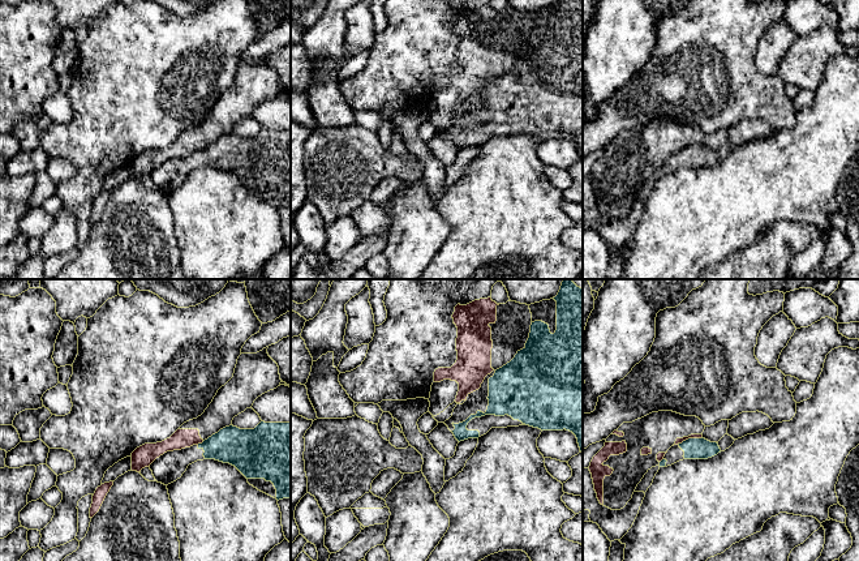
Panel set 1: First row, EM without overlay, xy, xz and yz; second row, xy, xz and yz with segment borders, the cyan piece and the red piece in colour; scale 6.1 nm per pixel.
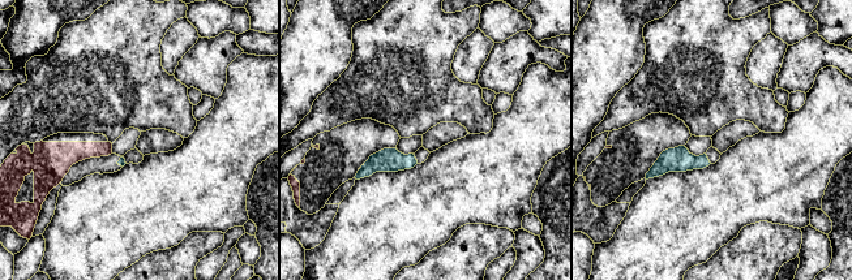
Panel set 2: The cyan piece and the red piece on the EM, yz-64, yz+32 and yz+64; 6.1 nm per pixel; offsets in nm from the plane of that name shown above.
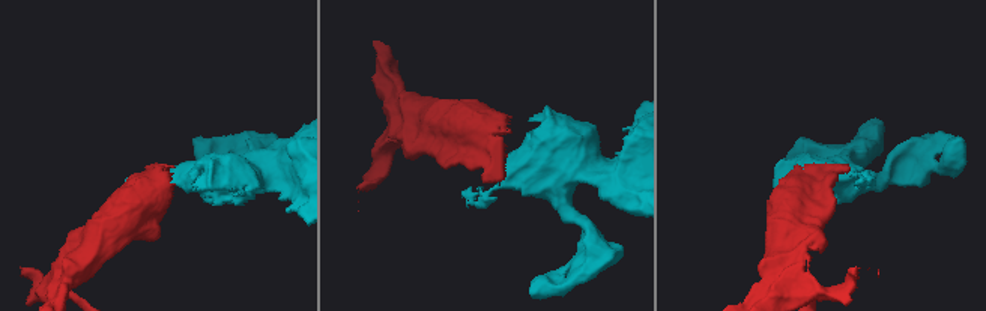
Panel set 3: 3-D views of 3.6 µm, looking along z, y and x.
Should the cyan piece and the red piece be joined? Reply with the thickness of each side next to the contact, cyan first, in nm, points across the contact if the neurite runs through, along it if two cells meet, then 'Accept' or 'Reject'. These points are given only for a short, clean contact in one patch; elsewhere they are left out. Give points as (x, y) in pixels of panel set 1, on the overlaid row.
Thickness 130 nm (cyan) against 30 nm. Boundary: yz (701, 436), (686, 439), (677, 444). Reject

